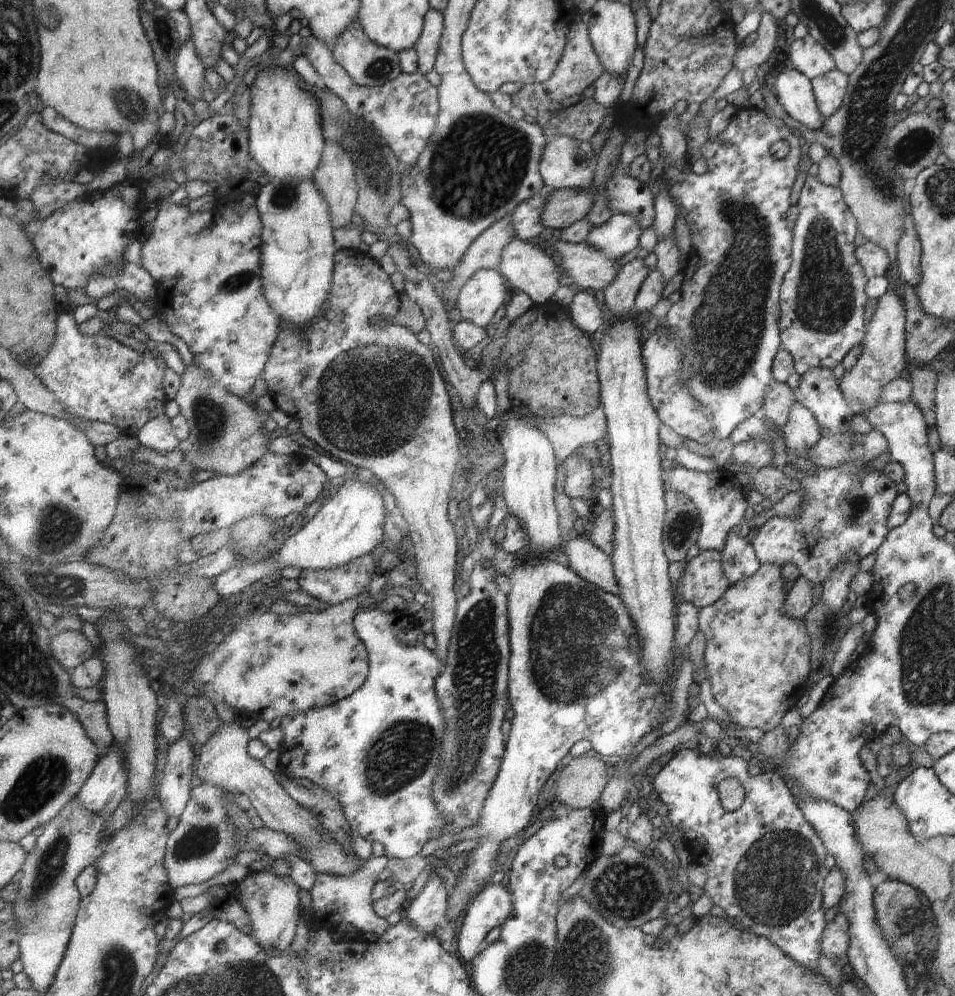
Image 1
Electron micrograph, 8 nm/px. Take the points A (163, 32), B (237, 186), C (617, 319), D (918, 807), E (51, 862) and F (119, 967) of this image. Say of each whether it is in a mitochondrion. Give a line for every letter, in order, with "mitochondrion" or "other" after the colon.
A: other
B: other
C: other
D: other
E: mitochondrion
F: mitochondrion

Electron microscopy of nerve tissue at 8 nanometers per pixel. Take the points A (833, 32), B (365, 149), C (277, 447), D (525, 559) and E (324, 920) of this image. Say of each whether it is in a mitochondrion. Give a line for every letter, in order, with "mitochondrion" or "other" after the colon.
A: mitochondrion
B: mitochondrion
C: other
D: other
E: other

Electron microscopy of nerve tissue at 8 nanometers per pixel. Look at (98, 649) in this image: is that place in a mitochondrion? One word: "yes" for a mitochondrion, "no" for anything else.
no

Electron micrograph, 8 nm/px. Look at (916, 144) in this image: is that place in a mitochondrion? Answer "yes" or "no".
yes

